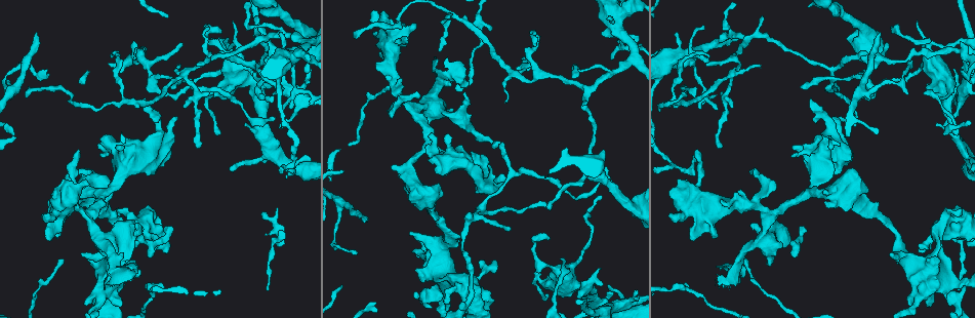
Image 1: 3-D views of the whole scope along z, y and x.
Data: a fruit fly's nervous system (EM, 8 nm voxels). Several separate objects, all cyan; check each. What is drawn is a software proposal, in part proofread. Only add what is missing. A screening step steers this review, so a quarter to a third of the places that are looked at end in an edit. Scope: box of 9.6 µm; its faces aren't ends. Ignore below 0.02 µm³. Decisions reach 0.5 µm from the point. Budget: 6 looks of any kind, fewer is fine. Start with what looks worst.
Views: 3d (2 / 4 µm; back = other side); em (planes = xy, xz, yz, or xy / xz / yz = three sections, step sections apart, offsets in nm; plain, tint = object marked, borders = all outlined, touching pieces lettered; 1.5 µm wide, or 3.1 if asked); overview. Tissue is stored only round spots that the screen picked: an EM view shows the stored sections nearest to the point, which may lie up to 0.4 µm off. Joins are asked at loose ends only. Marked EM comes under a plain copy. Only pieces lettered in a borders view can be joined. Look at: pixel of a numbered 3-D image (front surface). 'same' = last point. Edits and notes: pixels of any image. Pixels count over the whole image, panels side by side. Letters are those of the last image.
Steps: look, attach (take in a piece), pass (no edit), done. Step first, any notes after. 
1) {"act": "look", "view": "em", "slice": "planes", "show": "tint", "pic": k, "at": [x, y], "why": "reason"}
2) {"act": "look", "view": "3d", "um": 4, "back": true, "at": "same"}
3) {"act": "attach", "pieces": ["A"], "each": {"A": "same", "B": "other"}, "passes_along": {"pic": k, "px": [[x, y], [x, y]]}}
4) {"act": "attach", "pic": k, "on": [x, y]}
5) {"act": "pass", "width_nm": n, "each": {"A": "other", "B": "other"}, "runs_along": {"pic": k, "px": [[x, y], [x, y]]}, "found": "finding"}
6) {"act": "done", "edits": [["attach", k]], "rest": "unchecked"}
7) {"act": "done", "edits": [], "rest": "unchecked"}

{"act": "look", "view": "3d", "um": 4, "pic": 1, "at": [180, 45], "why": "free end"}

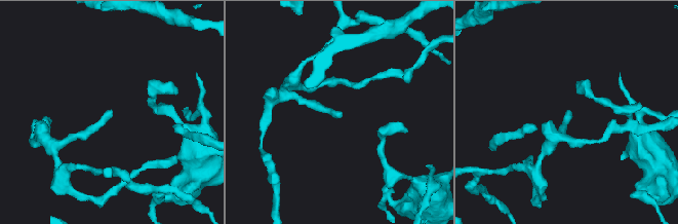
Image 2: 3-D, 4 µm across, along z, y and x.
{"act": "look", "view": "em", "slice": "planes", "show": "borders", "pic": 2, "at": [112, 112]}

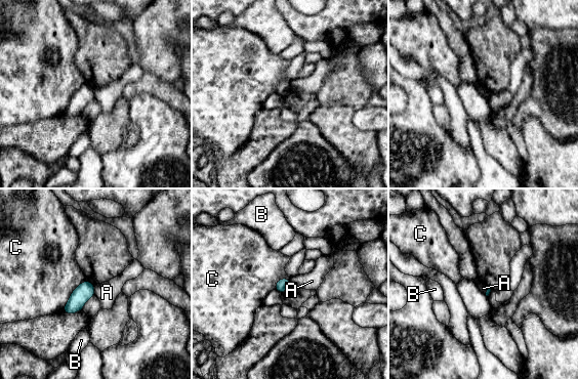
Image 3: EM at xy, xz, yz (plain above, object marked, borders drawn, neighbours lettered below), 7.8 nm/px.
{"act": "pass", "each": {"A": "other", "B": "other", "C": "other"}, "border": {"pic": 3, "px": [[92, 285], [94, 294]]}, "found": "none of them fits"}

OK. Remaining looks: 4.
{"act": "look", "view": "em", "slice": "xy", "step": 4, "show": "tint", "pic": 1, "at": [139, 275], "why": "branch stops here"}

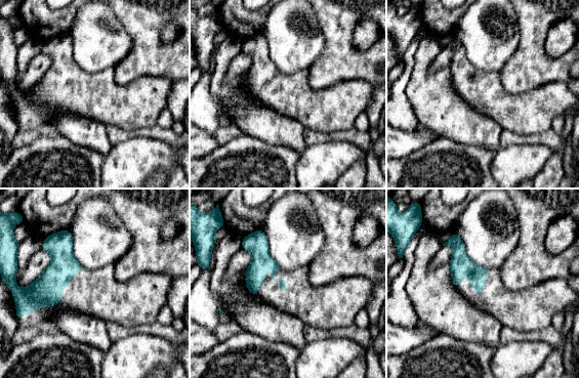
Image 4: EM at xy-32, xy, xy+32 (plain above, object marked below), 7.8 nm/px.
{"act": "look", "view": "em", "slice": "planes", "show": "borders", "at": "same"}

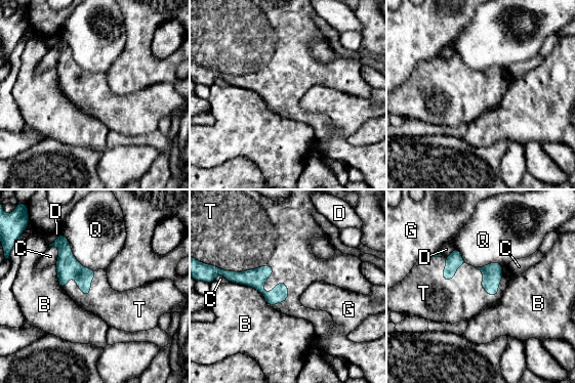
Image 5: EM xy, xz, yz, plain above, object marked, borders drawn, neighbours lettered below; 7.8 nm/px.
{"act": "attach", "pieces": ["T"], "each": {"B": "other", "C": "other", "D": "other", "G": "other", "Q": "other", "T": "same"}, "passes_along": {"pic": 5, "px": [[256, 279], [273, 267], [276, 236]]}, "found": "it goes on there"}

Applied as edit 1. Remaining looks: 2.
{"act": "look", "view": "overview"}

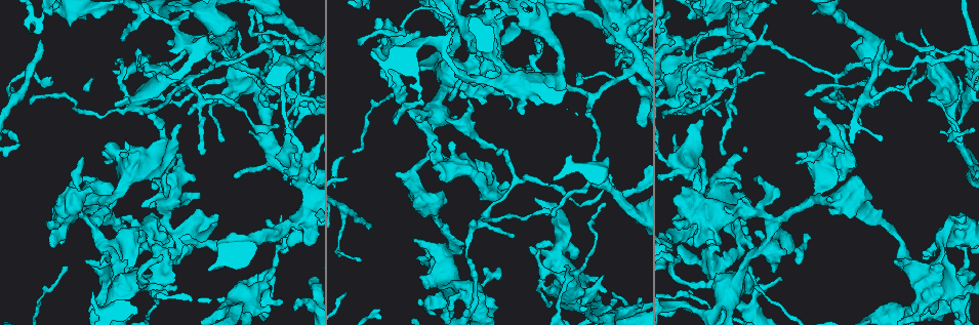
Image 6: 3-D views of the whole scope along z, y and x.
{"act": "look", "view": "em", "slice": "planes", "show": "borders", "pic": 6, "at": [610, 175], "why": "thin end"}

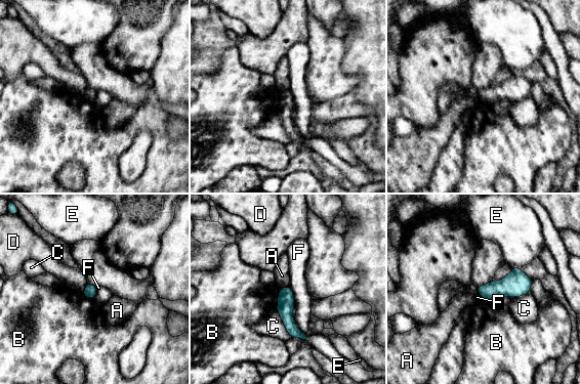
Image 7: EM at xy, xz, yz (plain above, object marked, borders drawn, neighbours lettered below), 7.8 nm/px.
{"act": "pass", "each": {"A": "other", "B": "other", "C": "other", "D": "other", "E": "other", "F": "other"}, "border": {"pic": 7, "px": [[288, 286], [295, 300]]}, "found": "none of them fits"}

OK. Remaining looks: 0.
{"act": "done", "edits": [["attach", 5]], "rest": "unchecked"}

